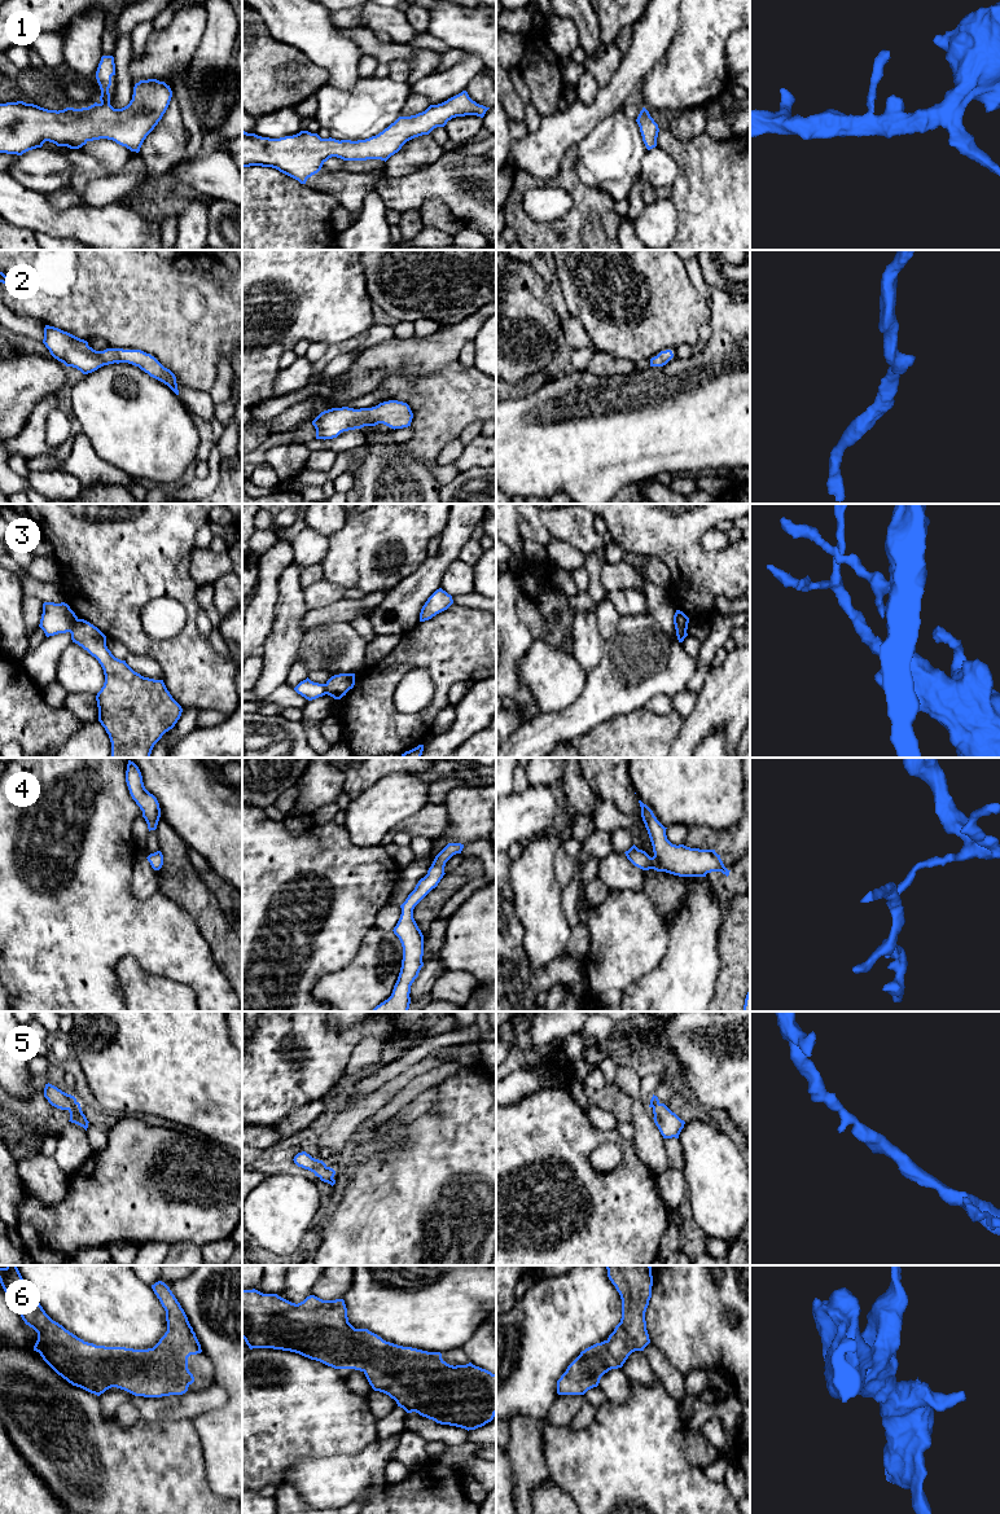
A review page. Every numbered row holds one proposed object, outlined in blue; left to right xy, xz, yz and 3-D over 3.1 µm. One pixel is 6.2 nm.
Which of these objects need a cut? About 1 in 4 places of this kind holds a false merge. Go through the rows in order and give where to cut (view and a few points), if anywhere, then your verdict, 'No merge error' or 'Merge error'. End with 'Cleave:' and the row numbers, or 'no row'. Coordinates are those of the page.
1: No split. No merge error
2: No split. No merge error
3: Split along xy (78, 619), (70, 632). Merge error
4: No split. No merge error
5: No split. No merge error
6: No split. No merge error
Cleave: 3

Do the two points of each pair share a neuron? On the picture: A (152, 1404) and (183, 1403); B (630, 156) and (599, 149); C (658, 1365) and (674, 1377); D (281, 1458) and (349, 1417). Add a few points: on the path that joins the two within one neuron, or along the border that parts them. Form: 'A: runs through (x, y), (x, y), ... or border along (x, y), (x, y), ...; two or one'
A: runs through (159, 1404), (175, 1404); one
B: runs through (622, 156), (606, 156); one
C: runs through (662, 1369), (670, 1377); one
D: runs through (298, 1442), (320, 1420), (332, 1420); one

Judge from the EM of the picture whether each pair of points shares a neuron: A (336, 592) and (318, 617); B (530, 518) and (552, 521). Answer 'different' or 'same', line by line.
A: different
B: different

